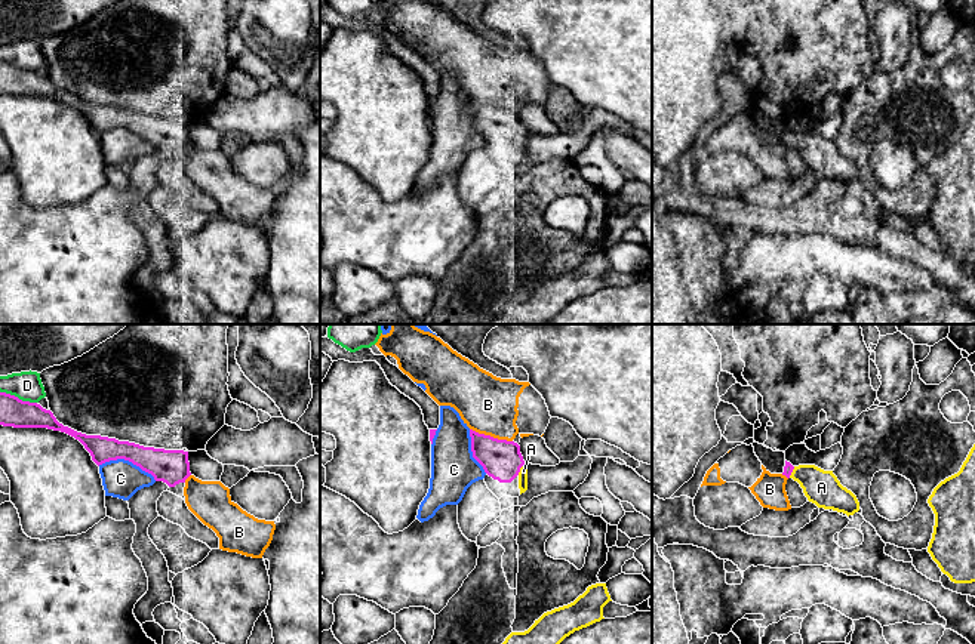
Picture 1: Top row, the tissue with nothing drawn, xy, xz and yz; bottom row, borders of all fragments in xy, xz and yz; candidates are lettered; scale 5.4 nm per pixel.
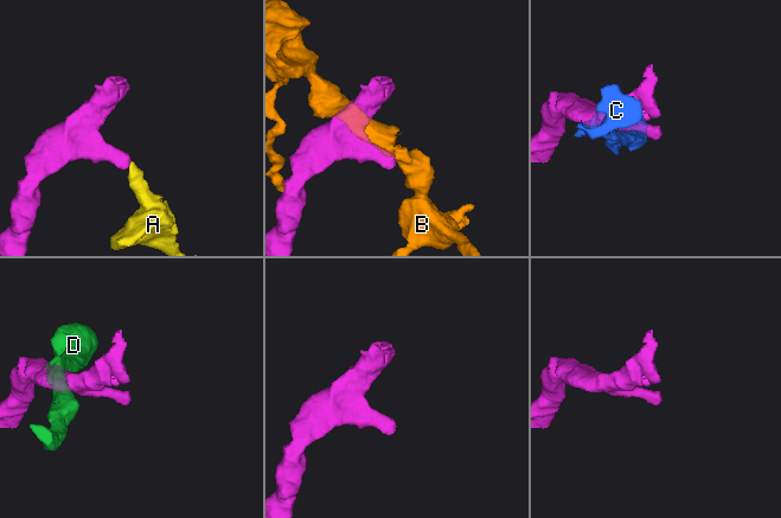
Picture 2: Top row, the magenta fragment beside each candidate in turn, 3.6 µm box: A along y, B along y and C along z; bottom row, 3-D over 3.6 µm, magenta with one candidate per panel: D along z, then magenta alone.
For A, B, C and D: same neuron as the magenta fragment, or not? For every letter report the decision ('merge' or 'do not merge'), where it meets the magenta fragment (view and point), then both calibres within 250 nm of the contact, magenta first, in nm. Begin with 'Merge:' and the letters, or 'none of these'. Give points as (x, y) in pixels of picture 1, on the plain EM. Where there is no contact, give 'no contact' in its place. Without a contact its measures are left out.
Merge: A
A: merge | xz (519, 138) | 220/50 nm
B: do not merge | xz (489, 104) | 220/320 nm
C: do not merge | xy (128, 128) | 190/200 nm
D: do not merge | xy (17, 65) | 160/160 nm

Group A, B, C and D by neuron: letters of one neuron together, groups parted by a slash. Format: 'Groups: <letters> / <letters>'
Groups: A / B / C / D

